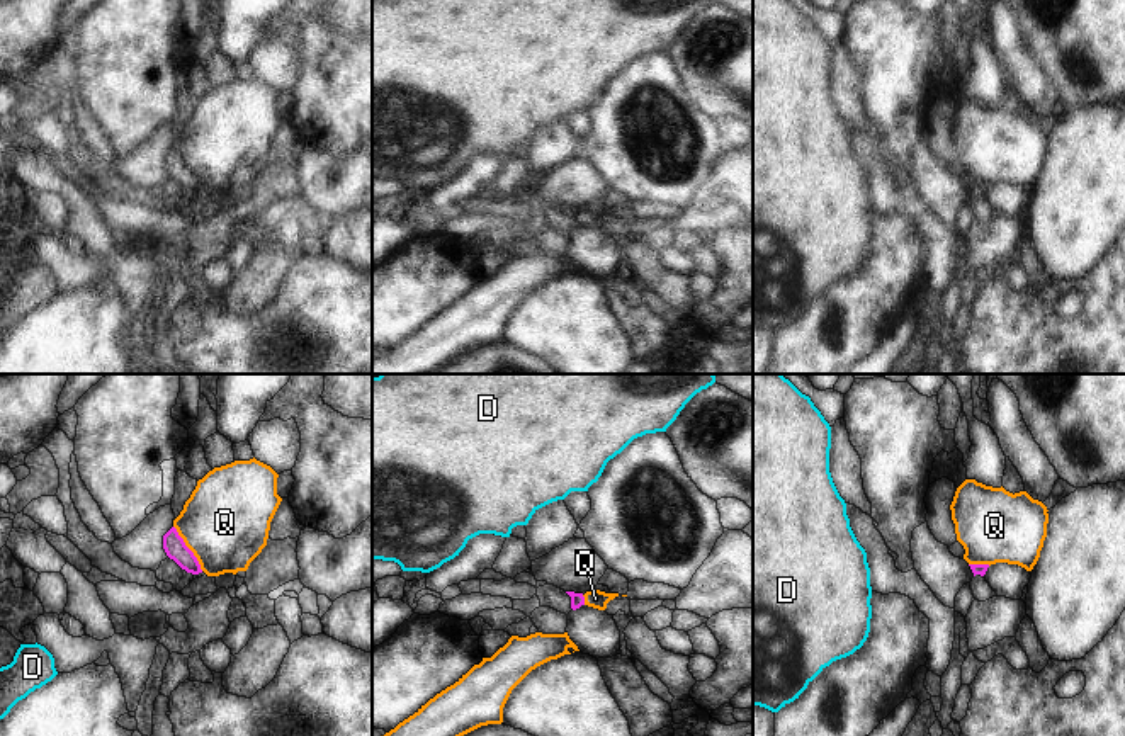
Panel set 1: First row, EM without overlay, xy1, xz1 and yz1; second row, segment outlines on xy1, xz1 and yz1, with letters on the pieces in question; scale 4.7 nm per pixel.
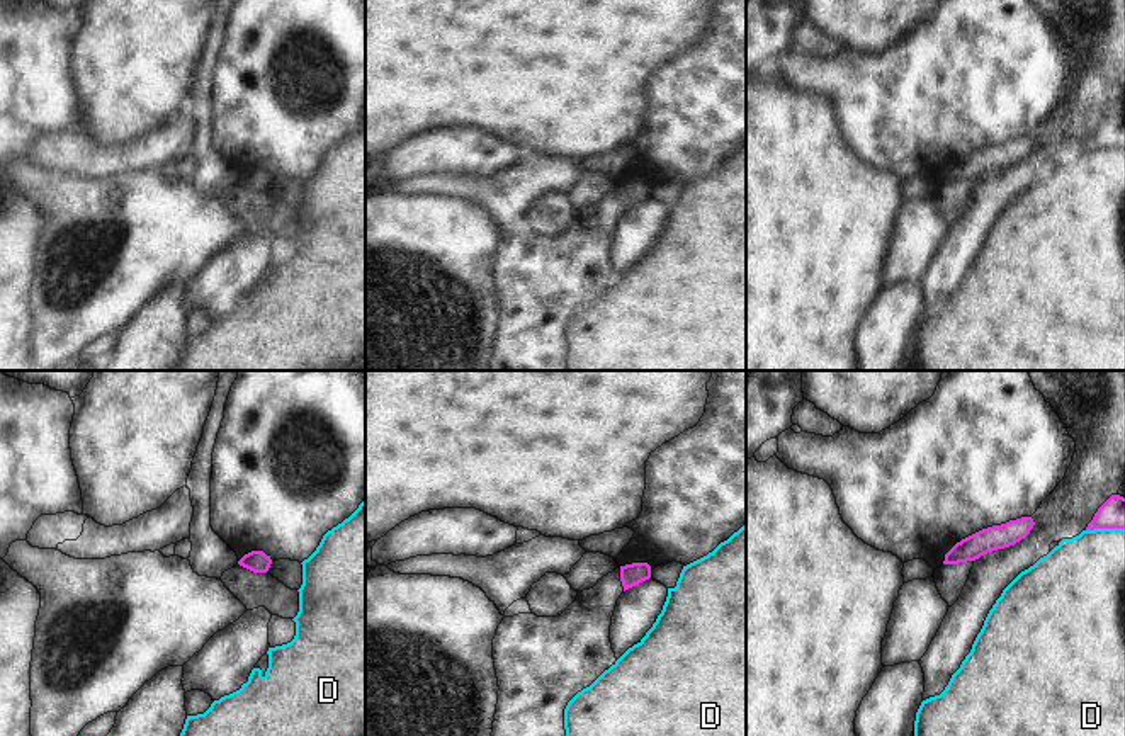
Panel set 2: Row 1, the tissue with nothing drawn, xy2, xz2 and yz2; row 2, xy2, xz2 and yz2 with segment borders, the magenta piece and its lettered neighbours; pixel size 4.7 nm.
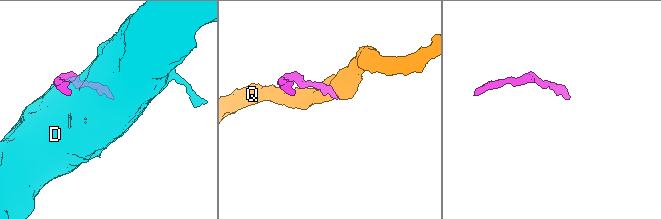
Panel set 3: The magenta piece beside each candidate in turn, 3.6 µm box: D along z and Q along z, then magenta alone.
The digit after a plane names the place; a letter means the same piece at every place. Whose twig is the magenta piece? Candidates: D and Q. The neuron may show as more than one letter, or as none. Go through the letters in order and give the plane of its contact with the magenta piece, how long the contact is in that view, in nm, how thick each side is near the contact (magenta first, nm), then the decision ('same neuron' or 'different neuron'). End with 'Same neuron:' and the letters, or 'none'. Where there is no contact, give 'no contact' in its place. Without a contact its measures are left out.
D: yz2 | 180 nm | 130/380 nm | different neuron
Q: xy1 | 260 nm | 100/420 nm | different neuron
Same neuron: none

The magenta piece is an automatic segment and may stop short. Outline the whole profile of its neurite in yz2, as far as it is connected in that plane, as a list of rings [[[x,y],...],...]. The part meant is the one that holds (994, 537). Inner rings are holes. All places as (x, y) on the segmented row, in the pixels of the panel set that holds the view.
[[[1021,517],[1001,525],[982,529],[957,542],[945,554],[943,564],[975,561],[987,552],[1015,546],[1030,534],[1033,525],[1035,522],[1032,517]]]

